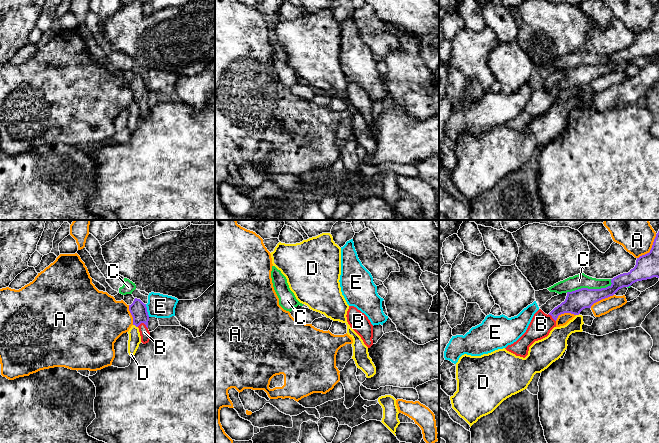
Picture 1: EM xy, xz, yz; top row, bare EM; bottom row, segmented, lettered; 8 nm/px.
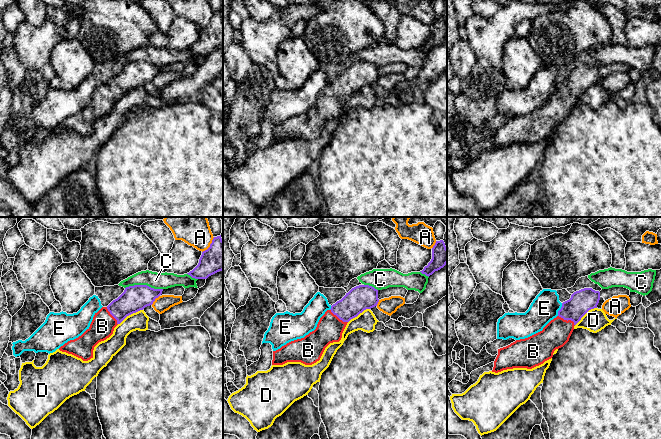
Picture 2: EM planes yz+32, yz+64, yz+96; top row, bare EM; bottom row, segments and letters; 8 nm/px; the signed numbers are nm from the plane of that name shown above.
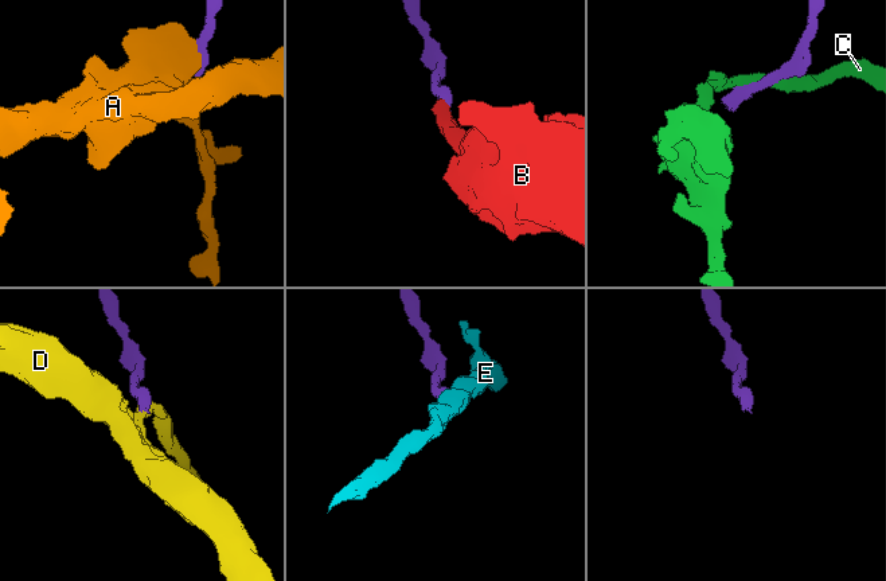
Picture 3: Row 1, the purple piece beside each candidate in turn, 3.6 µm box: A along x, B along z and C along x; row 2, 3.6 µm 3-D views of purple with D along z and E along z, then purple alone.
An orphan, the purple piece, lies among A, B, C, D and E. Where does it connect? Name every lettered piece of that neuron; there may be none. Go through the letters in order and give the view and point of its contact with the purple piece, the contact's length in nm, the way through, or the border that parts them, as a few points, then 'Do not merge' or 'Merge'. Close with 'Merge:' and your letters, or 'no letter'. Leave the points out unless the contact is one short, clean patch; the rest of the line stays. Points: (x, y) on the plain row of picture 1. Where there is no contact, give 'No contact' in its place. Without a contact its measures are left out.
A: Touches purple at yz (601, 75). Shared border 220 nm. Do not merge
B: Touches purple at xy (143, 98). Shared border 90 nm. Path across: xy (138, 86), (143, 98), (144, 108). Merge
C: Touches purple at yz (589, 65). Shared border 380 nm. Do not merge
D: Touches purple at xy (135, 101). Shared border 50 nm. Boundary: xy (133, 100), (137, 103). Do not merge
E: Touches purple at xy (146, 86). Shared border 110 nm. Boundary: xy (145, 80), (149, 92). Do not merge
Merge: B

